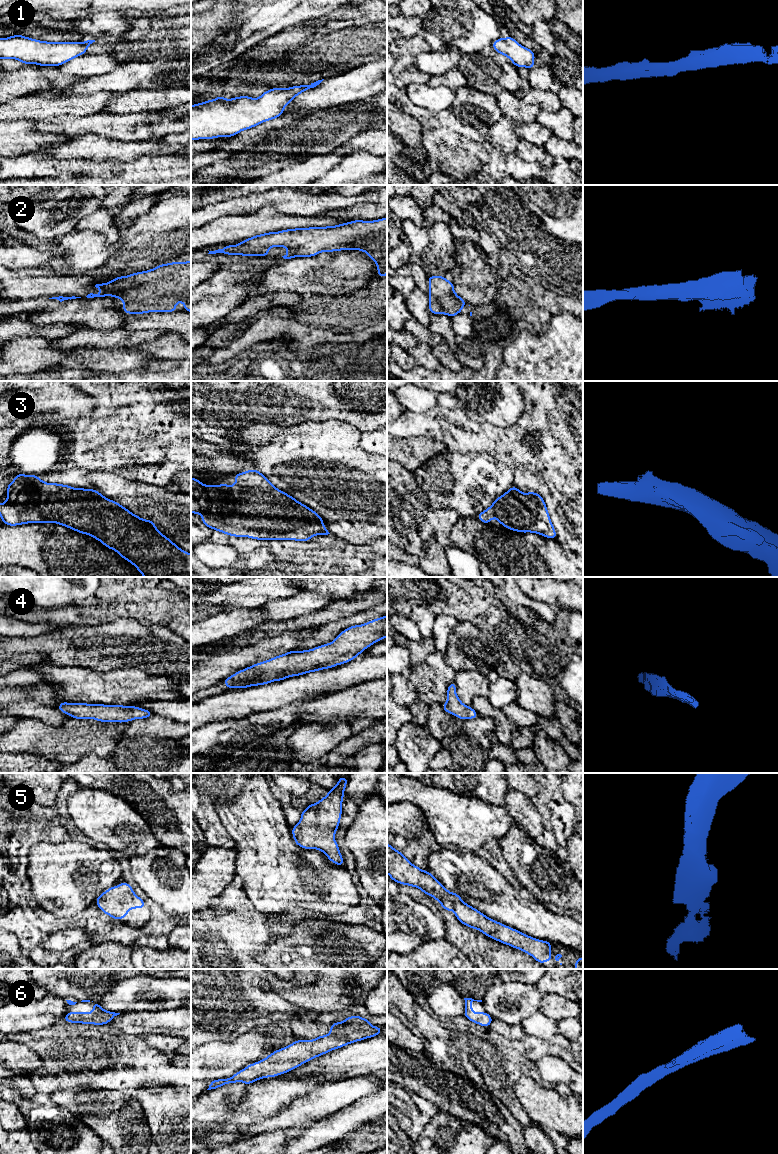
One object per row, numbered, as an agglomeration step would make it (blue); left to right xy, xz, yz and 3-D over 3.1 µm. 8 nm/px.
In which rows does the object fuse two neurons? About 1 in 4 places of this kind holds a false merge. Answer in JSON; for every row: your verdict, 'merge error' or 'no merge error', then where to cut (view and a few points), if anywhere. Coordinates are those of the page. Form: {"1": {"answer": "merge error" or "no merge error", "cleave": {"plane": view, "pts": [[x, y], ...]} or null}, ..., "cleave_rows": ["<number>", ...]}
{"1": {"answer": "no merge error", "cleave": null}, "2": {"answer": "no merge error", "cleave": null}, "3": {"answer": "no merge error", "cleave": null}, "4": {"answer": "no merge error", "cleave": null}, "5": {"answer": "no merge error", "cleave": null}, "6": {"answer": "no merge error", "cleave": null}, "cleave_rows": []}

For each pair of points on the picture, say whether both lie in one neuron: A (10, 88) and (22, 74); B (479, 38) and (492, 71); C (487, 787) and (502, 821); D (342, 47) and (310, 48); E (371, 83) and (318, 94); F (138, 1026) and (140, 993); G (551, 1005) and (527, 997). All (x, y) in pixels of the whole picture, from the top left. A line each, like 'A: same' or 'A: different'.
A: same
B: different
C: different
D: same
E: same
F: different
G: different

